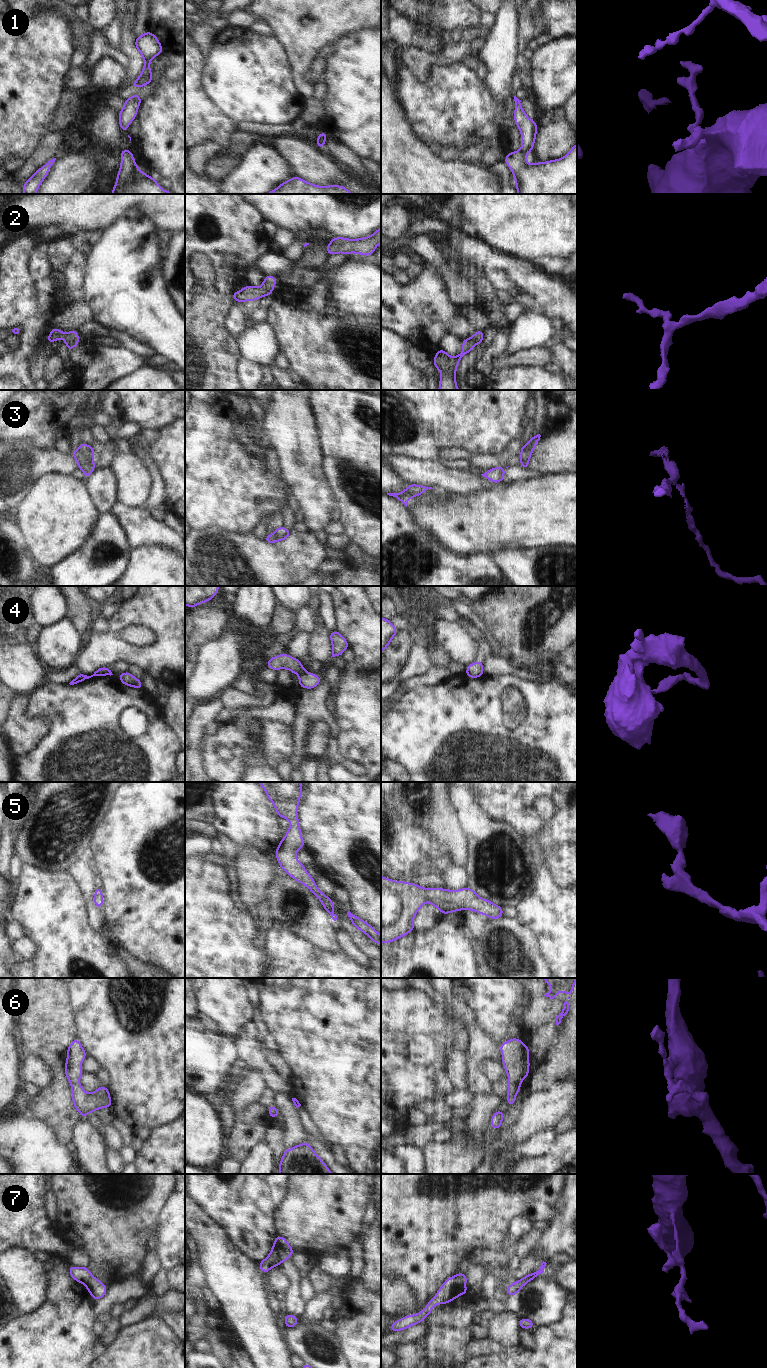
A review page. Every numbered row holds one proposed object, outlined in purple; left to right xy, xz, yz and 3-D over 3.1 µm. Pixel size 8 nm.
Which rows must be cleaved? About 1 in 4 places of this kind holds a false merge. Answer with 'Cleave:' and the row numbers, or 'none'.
Cleave: 3, 4, 7.

